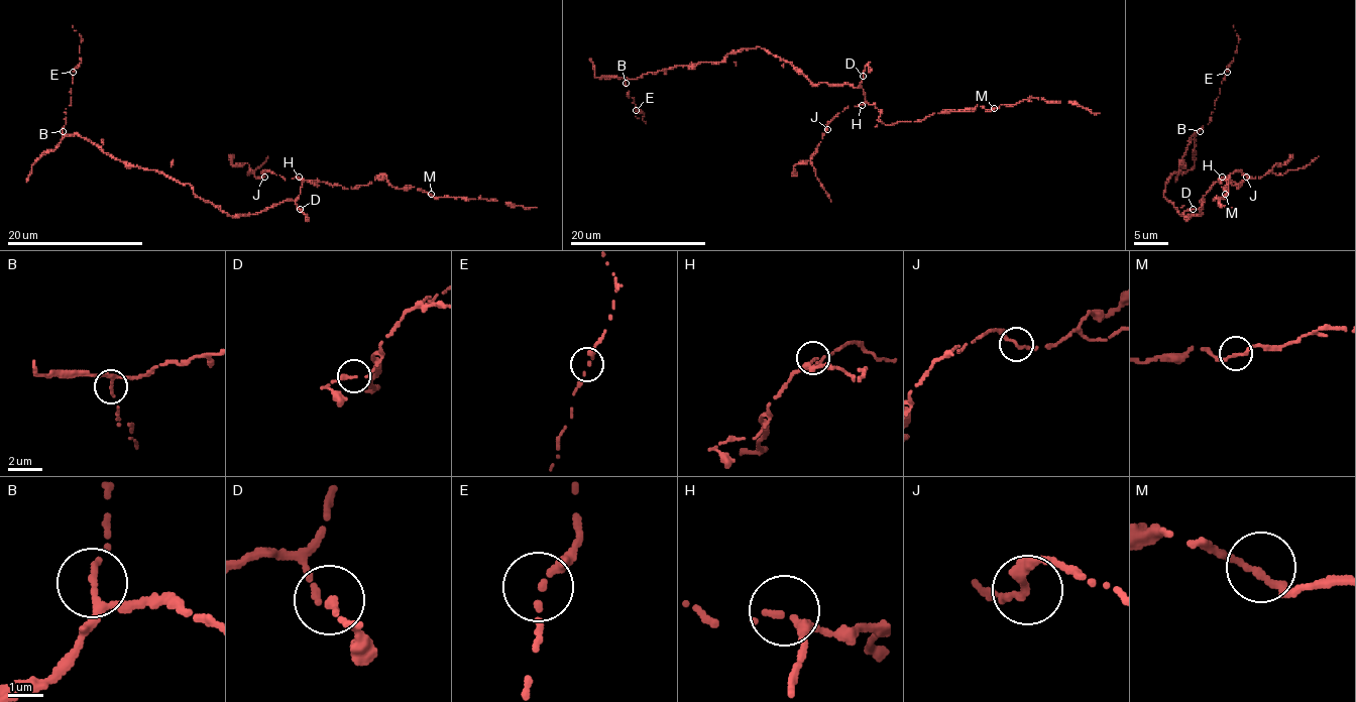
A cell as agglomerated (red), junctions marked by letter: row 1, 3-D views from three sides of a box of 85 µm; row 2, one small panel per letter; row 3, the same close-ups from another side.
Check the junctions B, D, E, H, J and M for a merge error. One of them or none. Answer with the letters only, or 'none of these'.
none of these

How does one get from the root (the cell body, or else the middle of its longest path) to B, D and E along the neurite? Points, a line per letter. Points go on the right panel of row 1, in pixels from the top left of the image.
B: (1190, 214), (1182, 216), (1163, 194), (1165, 184), (1182, 164), (1190, 139), (1200, 131)
D: (1190, 214), (1201, 214), (1201, 201), (1205, 201), (1198, 209), (1193, 209)
E: (1190, 214), (1182, 216), (1163, 196), (1165, 184), (1182, 164), (1190, 139), (1210, 122), (1227, 72)

